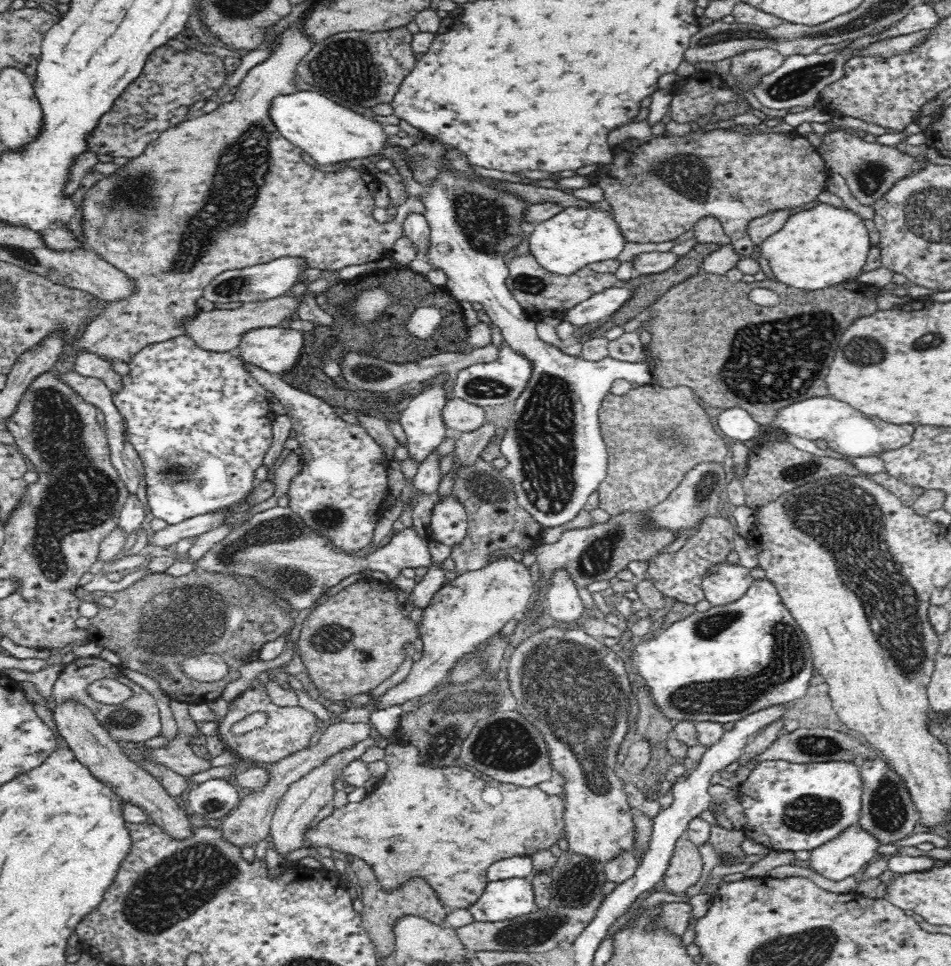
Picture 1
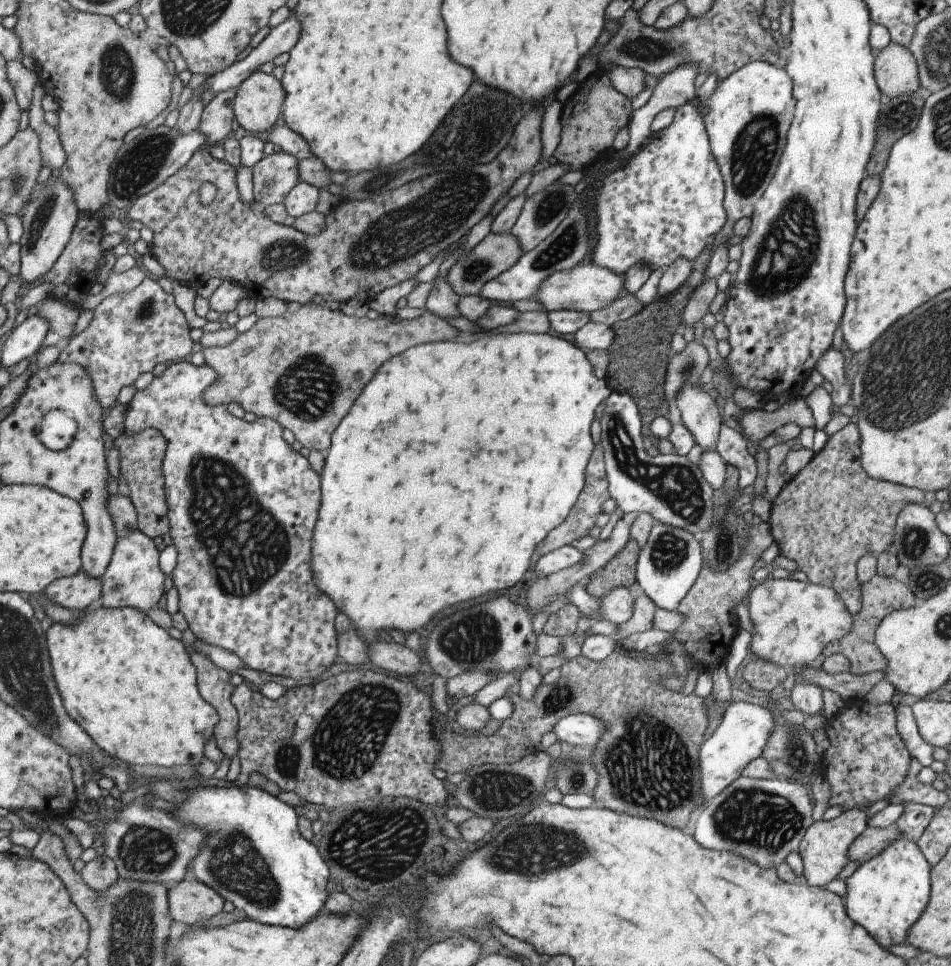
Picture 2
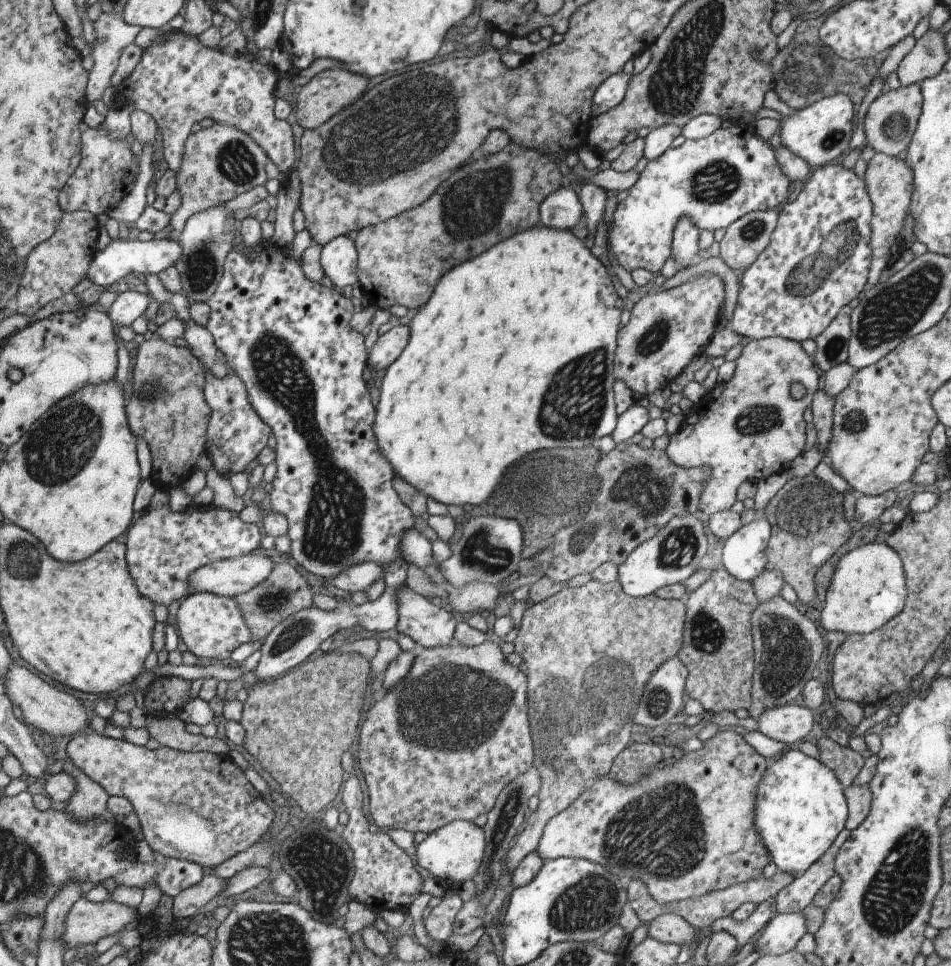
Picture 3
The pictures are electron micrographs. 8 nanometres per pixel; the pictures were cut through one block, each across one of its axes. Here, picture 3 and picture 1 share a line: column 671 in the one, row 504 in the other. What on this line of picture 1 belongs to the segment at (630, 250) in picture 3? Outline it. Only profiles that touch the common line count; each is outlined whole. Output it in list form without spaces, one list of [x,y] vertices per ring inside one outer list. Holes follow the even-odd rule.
[[[190,335],[176,336],[176,338],[166,340],[166,342],[145,346],[128,362],[128,367],[130,367],[130,374],[121,376],[124,387],[119,392],[112,392],[112,401],[122,414],[122,423],[126,425],[126,440],[130,441],[130,444],[135,448],[144,466],[146,496],[151,510],[150,516],[162,518],[168,524],[178,524],[189,518],[194,518],[194,516],[229,510],[225,523],[230,524],[233,529],[242,526],[246,520],[251,518],[250,515],[248,516],[248,512],[250,512],[252,505],[244,502],[250,496],[250,492],[254,490],[256,484],[254,472],[263,465],[264,454],[269,451],[273,438],[272,422],[274,422],[276,414],[270,409],[266,387],[256,382],[256,379],[250,375],[250,371],[246,369],[244,360],[235,352],[207,351],[200,348],[198,343],[190,338]]]

